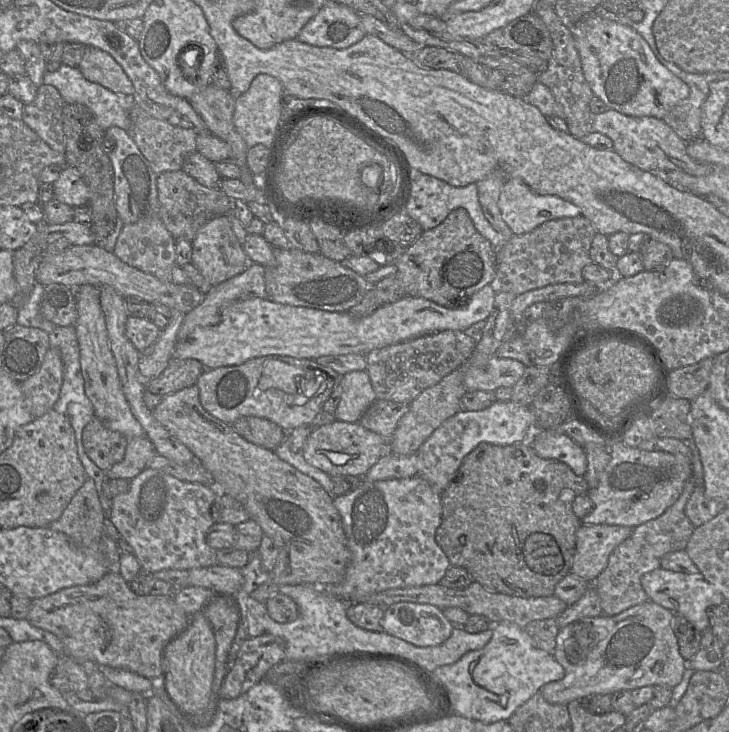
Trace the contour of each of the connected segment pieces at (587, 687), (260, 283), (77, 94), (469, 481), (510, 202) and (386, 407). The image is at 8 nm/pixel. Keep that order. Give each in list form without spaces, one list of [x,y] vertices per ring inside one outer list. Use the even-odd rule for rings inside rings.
[[[648,600],[614,616],[586,617],[566,625],[559,629],[553,652],[555,660],[564,668],[565,676],[543,685],[539,692],[549,703],[567,705],[594,694],[613,694],[656,685],[674,688],[687,669],[687,661],[679,652],[672,629],[673,617],[672,611]],[[579,627],[587,627],[594,634],[594,641],[586,658],[572,664],[565,653],[565,641]]]
[[[250,262],[242,273],[212,286],[202,303],[184,316],[177,342],[198,327],[217,325],[223,310],[229,305],[249,298],[267,297],[266,269],[261,264]]]
[[[61,64],[54,72],[46,71],[43,75],[43,83],[54,86],[65,103],[79,103],[88,107],[93,113],[98,126],[103,131],[116,126],[129,132],[131,121],[128,113],[130,108],[135,104],[133,95],[112,92],[100,84],[87,80],[78,67],[70,67],[65,64]]]
[[[528,441],[504,446],[483,442],[465,456],[458,471],[442,493],[442,521],[436,530],[435,539],[452,566],[465,568],[473,581],[480,583],[491,592],[525,598],[553,596],[558,582],[571,572],[576,549],[576,532],[581,525],[582,514],[579,511],[583,513],[586,511],[588,490],[589,487],[584,476],[576,475],[568,465],[561,461],[539,457],[533,451]]]
[[[509,178],[498,200],[501,216],[514,235],[532,232],[542,224],[556,219],[581,216],[581,209],[556,195],[540,195],[531,190],[521,179]]]
[[[376,398],[361,416],[359,423],[380,435],[387,443],[393,438],[398,422],[409,410],[410,403]]]

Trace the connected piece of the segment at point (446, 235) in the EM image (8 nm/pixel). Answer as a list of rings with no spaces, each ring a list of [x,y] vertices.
[[[463,208],[453,210],[437,227],[423,230],[419,238],[401,254],[395,276],[407,295],[423,297],[446,308],[466,305],[474,294],[496,278],[497,253],[477,232]]]

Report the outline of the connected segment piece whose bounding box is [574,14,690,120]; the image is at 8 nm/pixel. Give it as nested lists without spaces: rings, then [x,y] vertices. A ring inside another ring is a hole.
[[[593,14],[588,15],[586,20],[581,24],[576,24],[576,36],[575,37],[575,45],[579,52],[582,70],[586,81],[588,82],[593,94],[595,97],[601,99],[609,109],[616,110],[624,115],[634,116],[634,117],[644,117],[650,116],[658,119],[662,119],[665,115],[677,104],[679,104],[682,100],[686,99],[690,93],[690,87],[684,81],[682,81],[679,77],[674,75],[671,71],[669,71],[664,65],[662,65],[654,53],[652,52],[648,43],[644,40],[644,38],[635,31],[631,26],[624,25],[616,22],[613,19],[610,19],[601,14]]]

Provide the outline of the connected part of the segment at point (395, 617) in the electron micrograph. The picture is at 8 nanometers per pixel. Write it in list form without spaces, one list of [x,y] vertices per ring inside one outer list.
[[[403,601],[384,608],[382,627],[417,647],[429,647],[445,642],[455,625],[434,605]]]

